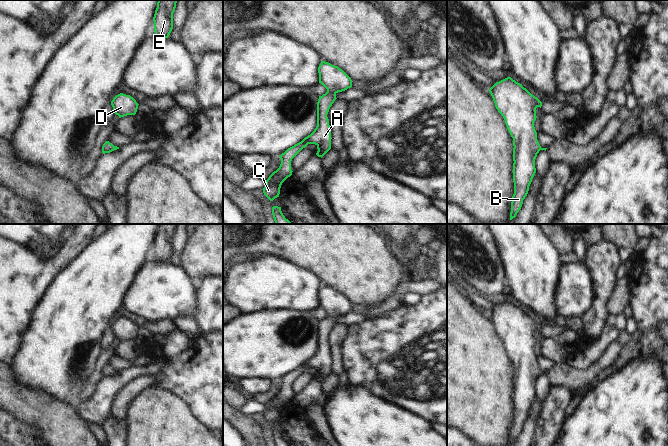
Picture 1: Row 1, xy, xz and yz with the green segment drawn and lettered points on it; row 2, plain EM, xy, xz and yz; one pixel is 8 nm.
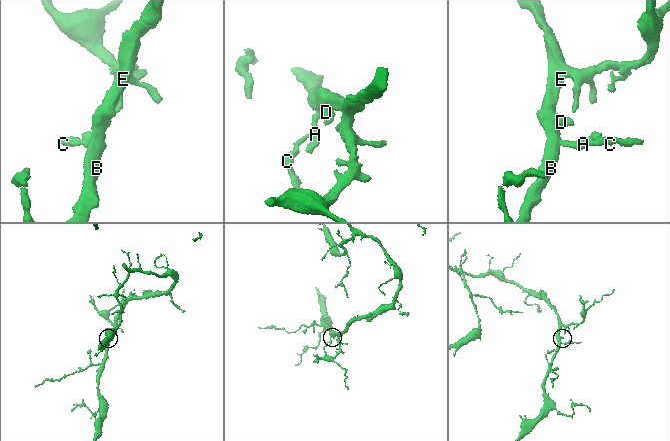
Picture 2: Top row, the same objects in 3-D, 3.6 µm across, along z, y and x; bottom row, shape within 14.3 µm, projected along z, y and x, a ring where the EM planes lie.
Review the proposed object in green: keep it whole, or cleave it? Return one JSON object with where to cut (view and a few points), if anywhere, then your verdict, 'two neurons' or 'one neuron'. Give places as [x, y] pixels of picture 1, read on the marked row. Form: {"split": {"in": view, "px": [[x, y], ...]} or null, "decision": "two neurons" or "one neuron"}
{"split": null, "decision": "one neuron"}

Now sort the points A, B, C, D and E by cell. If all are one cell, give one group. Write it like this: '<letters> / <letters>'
A B C D E

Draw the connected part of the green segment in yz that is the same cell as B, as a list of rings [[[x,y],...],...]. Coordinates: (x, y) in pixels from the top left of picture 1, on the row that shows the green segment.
[[[511,77],[496,82],[489,92],[513,138],[514,194],[510,212],[512,220],[521,209],[536,173],[537,154],[540,150],[547,149],[540,146],[534,127],[536,108],[541,108],[542,102]]]

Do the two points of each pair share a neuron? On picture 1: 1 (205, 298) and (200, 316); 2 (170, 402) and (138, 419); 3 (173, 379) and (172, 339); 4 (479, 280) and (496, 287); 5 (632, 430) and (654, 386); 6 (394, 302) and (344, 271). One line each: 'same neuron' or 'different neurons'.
1: same neuron
2: same neuron
3: different neurons
4: same neuron
5: same neuron
6: different neurons

